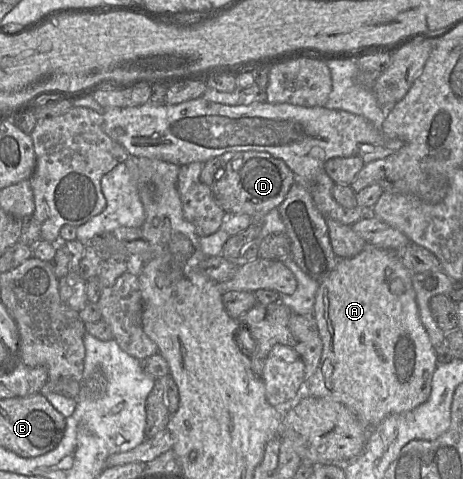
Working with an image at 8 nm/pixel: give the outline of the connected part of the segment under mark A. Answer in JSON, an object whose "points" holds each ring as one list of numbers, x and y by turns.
{"points":[[366,243,356,256,338,261,335,269,319,284,315,295,313,317,323,349,315,374,305,381,306,393,342,403,367,429,374,429,390,415,415,409,431,394,437,356,419,318,411,280,413,274,393,250]]}

